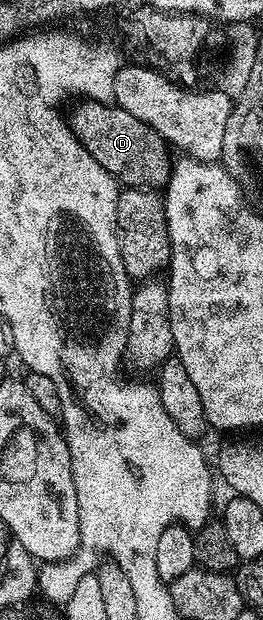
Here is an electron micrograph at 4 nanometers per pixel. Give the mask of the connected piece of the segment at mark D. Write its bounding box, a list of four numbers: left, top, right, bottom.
[67,99,171,189]

